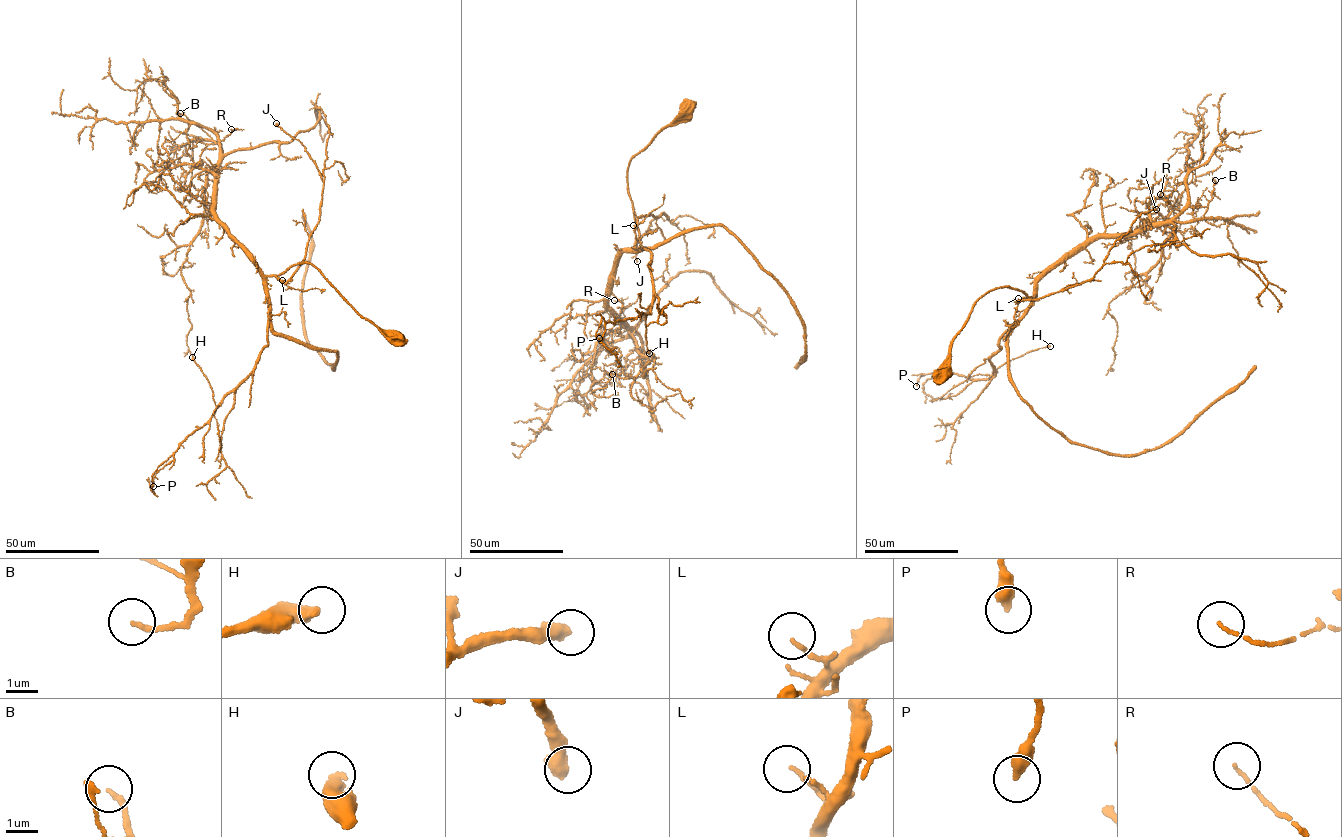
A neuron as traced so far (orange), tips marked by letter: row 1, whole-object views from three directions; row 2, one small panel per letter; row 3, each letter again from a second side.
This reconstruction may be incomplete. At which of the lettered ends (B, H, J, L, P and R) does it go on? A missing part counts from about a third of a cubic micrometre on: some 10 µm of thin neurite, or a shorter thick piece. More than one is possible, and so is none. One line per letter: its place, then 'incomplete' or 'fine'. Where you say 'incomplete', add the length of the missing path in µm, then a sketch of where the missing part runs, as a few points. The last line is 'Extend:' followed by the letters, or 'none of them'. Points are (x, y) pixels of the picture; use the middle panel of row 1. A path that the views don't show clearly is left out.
B: place (612, 374); incomplete; missing 10 µm
H: place (649, 353); incomplete; missing 70 µm
J: place (637, 261); fine
L: place (633, 225); fine
P: place (599, 338); fine
R: place (614, 300); fine
Extend: B, H

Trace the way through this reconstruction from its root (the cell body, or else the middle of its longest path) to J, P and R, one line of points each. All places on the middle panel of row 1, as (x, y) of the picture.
J: (688, 111), (628, 169), (635, 238), (640, 216), (668, 217), (651, 221), (635, 247), (637, 261)
P: (688, 111), (628, 169), (639, 232), (633, 247), (652, 253), (650, 313), (612, 323), (602, 318), (599, 338)
R: (688, 111), (631, 159), (628, 192), (639, 232), (621, 255), (608, 302), (630, 331), (622, 301), (614, 300)

